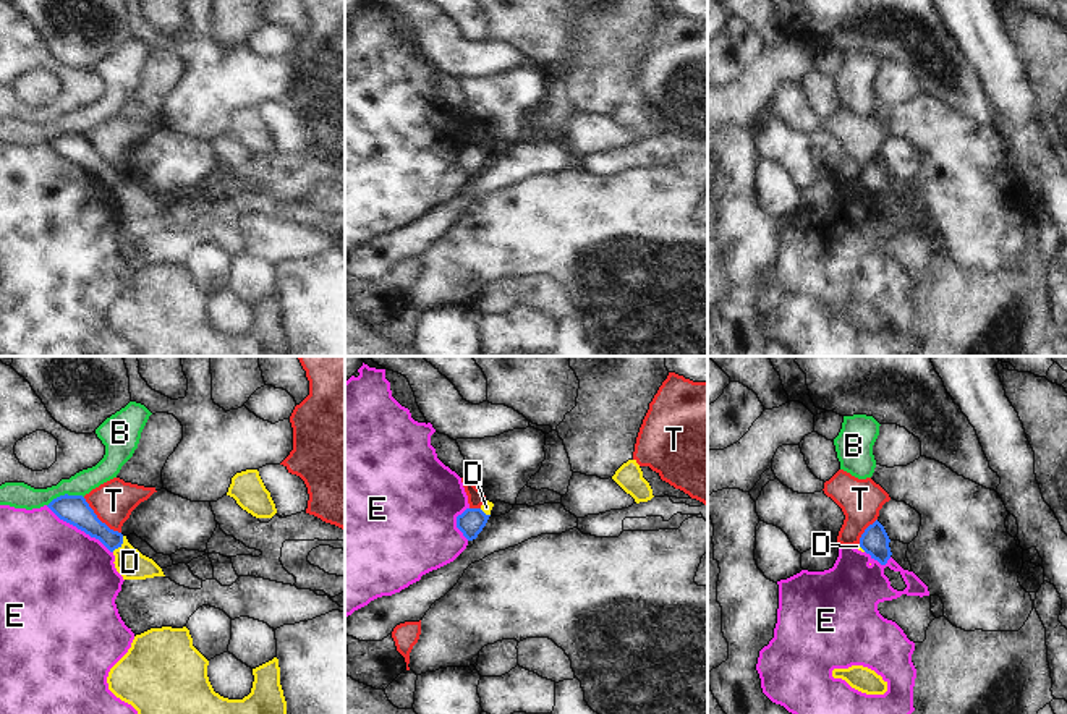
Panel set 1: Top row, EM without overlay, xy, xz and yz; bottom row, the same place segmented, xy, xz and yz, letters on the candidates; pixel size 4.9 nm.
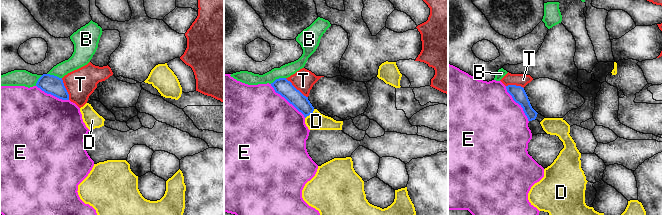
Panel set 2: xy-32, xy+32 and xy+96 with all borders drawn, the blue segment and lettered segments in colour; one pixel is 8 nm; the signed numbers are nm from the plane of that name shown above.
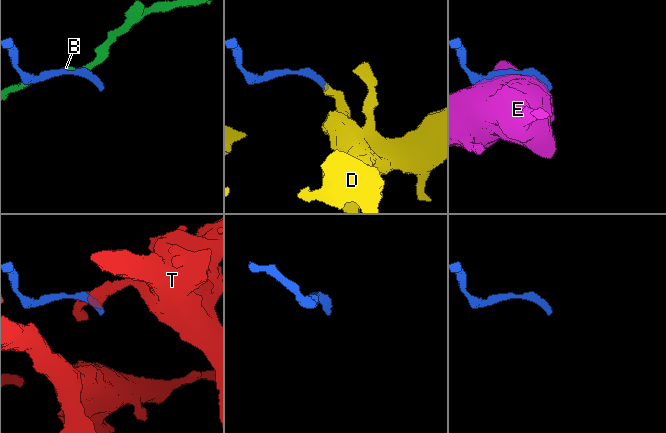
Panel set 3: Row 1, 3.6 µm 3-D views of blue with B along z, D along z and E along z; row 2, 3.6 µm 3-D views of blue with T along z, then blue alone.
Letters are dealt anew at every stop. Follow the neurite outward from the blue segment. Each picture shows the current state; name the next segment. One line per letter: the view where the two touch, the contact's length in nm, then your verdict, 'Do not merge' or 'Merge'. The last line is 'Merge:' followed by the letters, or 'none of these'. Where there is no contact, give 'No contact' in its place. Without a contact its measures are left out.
B: Touches blue in xy. Shared border 190 nm. Do not merge
D: Touches blue in xy. Shared border 100 nm. Do not merge
E: Touches blue in xy. Shared border 400 nm. Do not merge
T: Touches blue in xy. Shared border 260 nm. Do not merge
Merge: none of these.

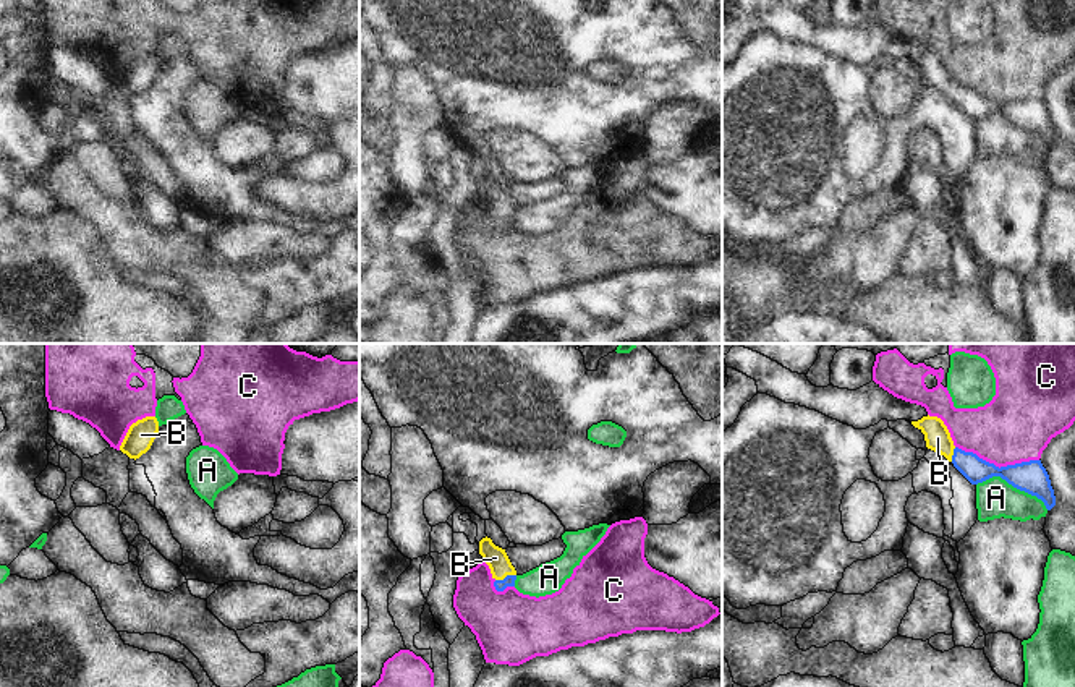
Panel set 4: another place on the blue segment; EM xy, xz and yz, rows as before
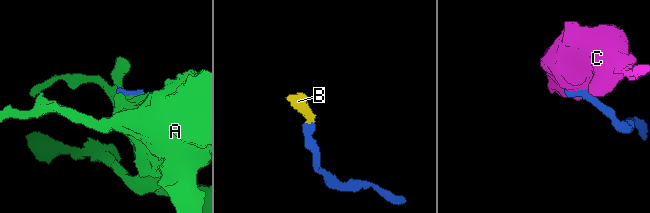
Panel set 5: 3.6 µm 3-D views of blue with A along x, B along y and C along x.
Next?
A: Touches blue in yz. Shared border 380 nm. Do not merge
B: Touches blue in xz. Shared border 110 nm. Merge
C: Touches blue in yz. Shared border 420 nm. Do not merge
Merge: B.

